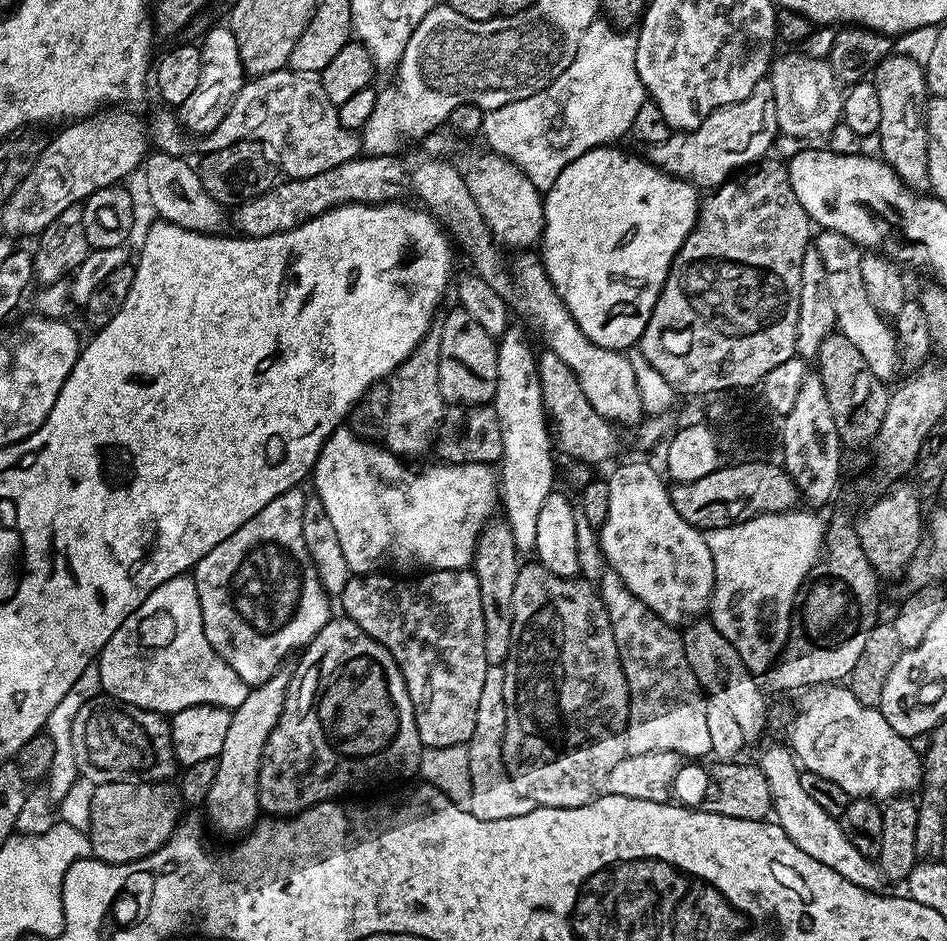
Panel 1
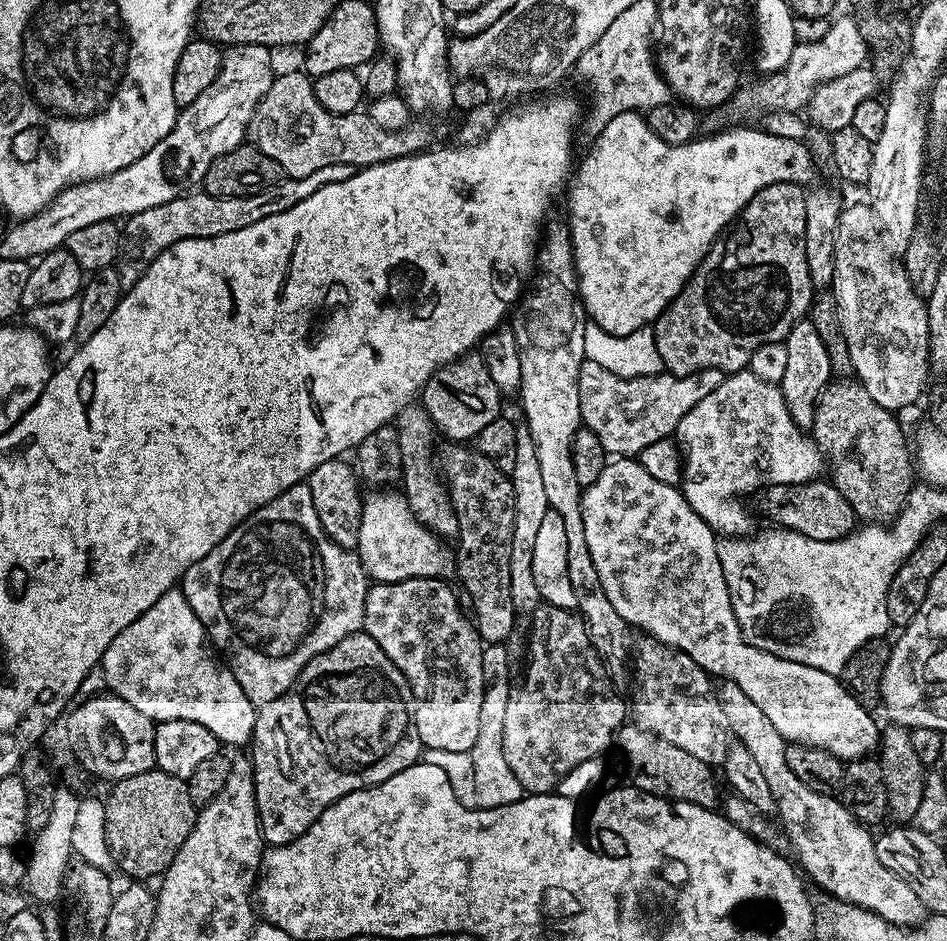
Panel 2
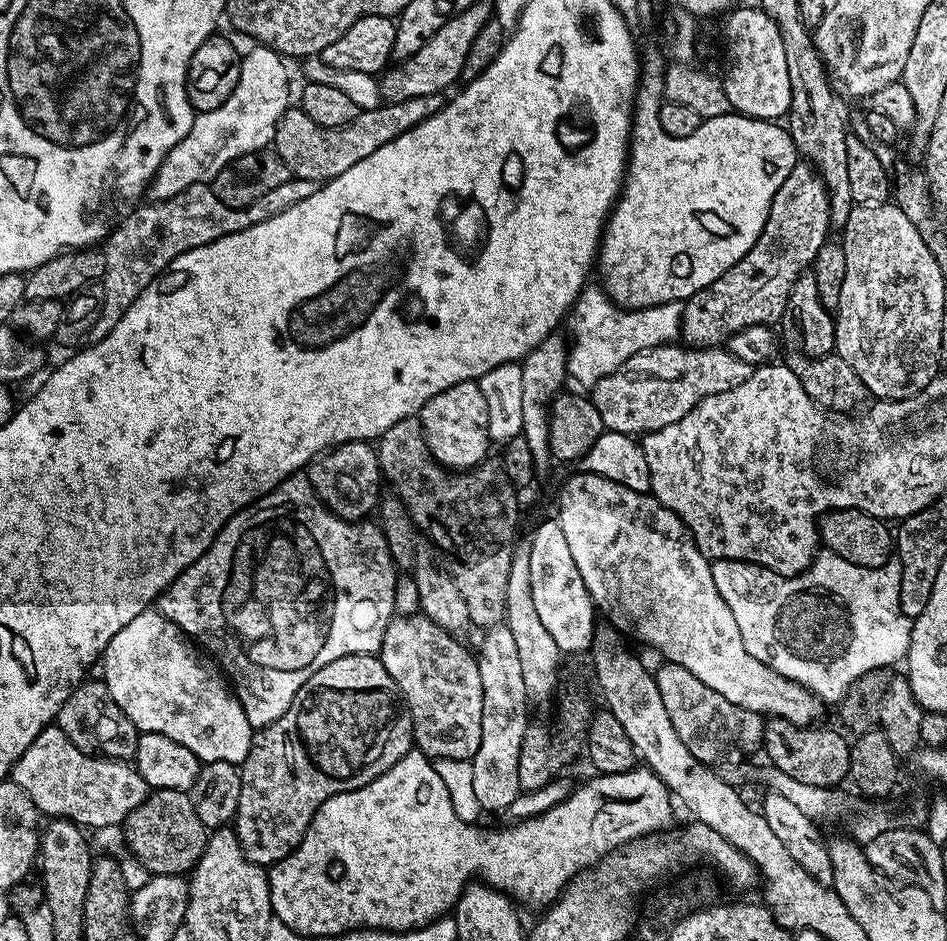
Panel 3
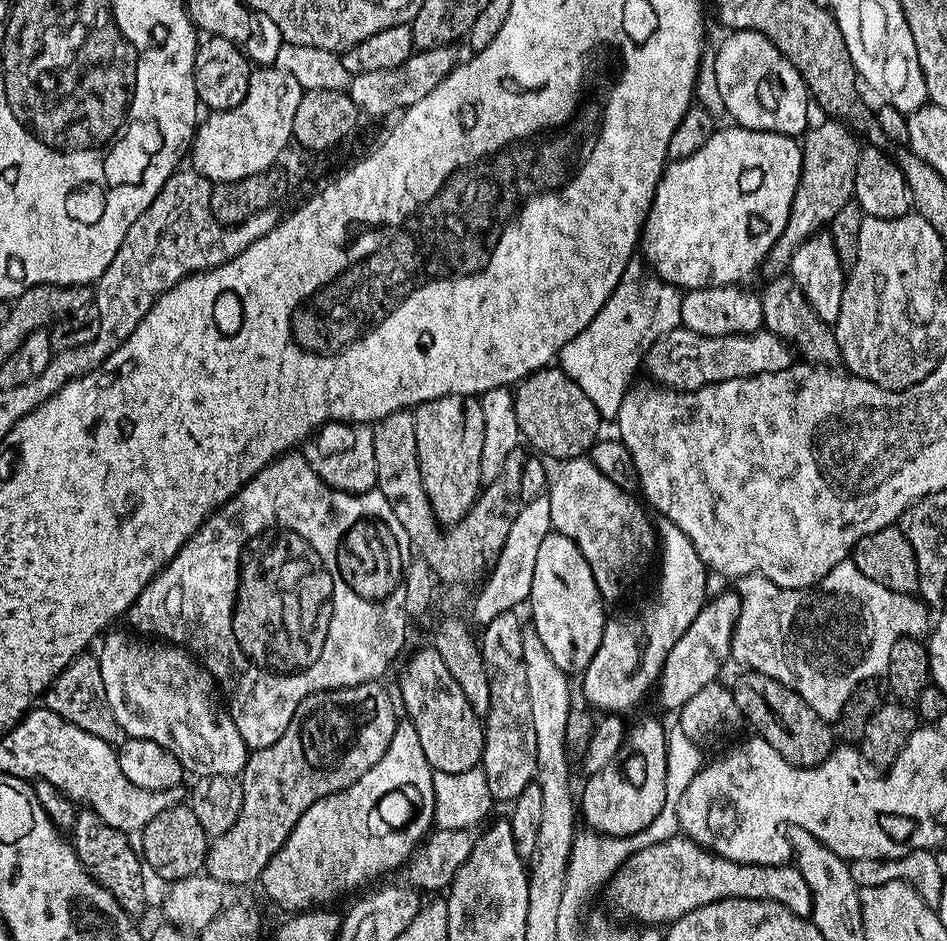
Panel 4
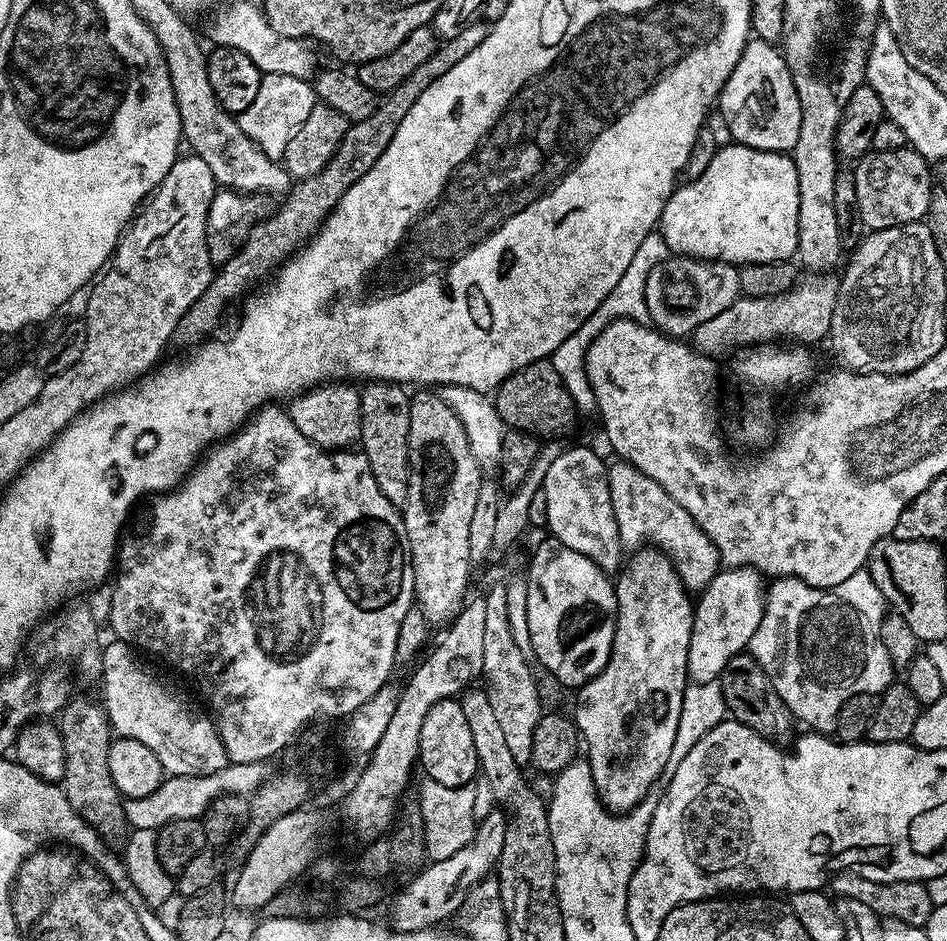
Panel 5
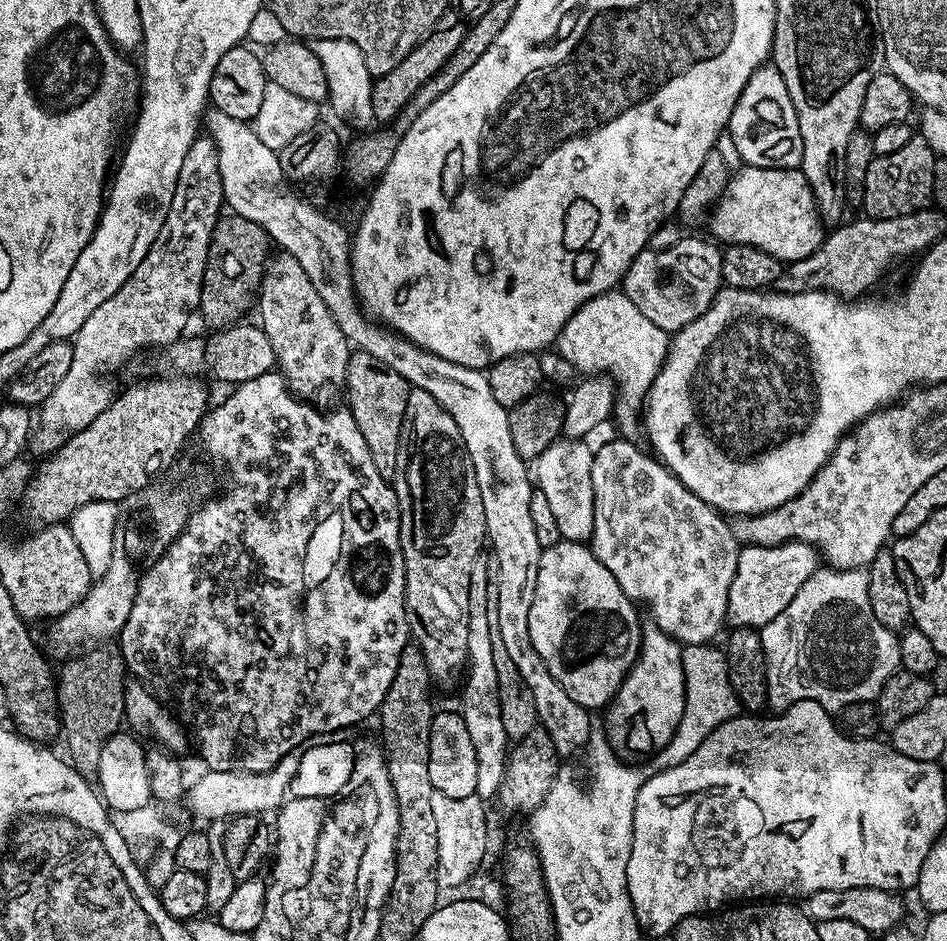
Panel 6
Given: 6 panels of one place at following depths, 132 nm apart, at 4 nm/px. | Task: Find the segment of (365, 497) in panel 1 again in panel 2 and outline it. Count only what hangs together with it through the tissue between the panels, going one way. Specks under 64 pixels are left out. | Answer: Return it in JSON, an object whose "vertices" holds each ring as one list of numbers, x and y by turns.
{"vertices":[[368,495,372,496,362,500,356,553,369,579,375,583,393,584,416,577,443,577,450,566,449,551,447,554,438,536,415,520,403,495]]}

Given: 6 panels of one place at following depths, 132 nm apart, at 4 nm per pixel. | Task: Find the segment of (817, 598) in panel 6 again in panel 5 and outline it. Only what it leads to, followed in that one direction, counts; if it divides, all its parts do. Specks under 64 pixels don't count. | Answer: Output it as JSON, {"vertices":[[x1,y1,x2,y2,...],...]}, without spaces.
{"vertices":[[867,570,850,574,846,582,833,588,815,588,793,576,781,576,767,585,762,622,754,630,750,654,774,682,774,690,797,721,809,724,816,734,836,731,842,702,859,692,881,693,893,683,894,665,886,646,882,646,880,627,886,615,886,601,874,586]]}

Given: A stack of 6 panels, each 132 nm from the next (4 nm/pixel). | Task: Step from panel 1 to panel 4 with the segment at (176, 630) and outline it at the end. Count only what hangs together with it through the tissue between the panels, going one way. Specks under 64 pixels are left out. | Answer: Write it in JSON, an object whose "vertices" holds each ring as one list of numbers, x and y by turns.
{"vertices":[[128,630,123,631,109,631,103,637,104,645,98,649,102,682,106,682,106,698,110,698,110,710,114,710,114,718,118,718,121,733,133,740,146,738,150,742,158,742,158,746,166,746,166,750,177,756,189,773,196,772,200,776,240,776,250,750,245,746,238,726,234,726,228,715,218,695,217,681,213,680,208,669,179,644,157,642]]}

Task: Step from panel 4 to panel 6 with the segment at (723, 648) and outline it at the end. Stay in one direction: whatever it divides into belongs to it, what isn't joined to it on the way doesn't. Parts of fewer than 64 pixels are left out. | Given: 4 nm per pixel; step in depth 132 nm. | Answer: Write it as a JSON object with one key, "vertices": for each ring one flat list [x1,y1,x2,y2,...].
{"vertices":[[790,540,778,546,758,546,749,544,741,547,738,566,734,570,734,582,730,582,730,596,728,598,728,618,727,623,732,628,764,628,790,602,794,602,794,594,802,590,802,582,806,582,818,570,818,553,810,544,799,544,797,540]]}

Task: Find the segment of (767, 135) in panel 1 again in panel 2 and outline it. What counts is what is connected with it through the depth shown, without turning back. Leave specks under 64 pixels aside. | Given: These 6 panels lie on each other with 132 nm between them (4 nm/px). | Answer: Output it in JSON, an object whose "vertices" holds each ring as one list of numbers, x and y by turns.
{"vertices":[[846,14,841,20,833,19,823,35,821,41,797,43,790,62,782,70,765,75,761,84,752,84,744,97,739,97,740,104,744,108,757,108,760,114,776,111,788,111,799,113,807,105,818,88,832,79,842,78,844,74,865,67,864,60,870,55,870,49,858,34,858,26,853,17]]}

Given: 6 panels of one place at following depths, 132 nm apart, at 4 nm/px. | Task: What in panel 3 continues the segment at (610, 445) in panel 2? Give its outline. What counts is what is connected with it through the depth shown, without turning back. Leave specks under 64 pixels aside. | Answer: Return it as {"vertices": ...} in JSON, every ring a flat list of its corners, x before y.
{"vertices":[[673,342,634,354,618,370,606,374,591,385,590,399,607,431,621,432,636,438,645,432,670,426,670,422,678,422,678,418,690,414,690,410,694,410,698,402,714,394,722,394,722,390,734,390,734,386,742,386,742,382,750,378,753,370,754,365,750,362,742,362,742,358,734,358,734,354,730,354,727,347,694,348]]}

